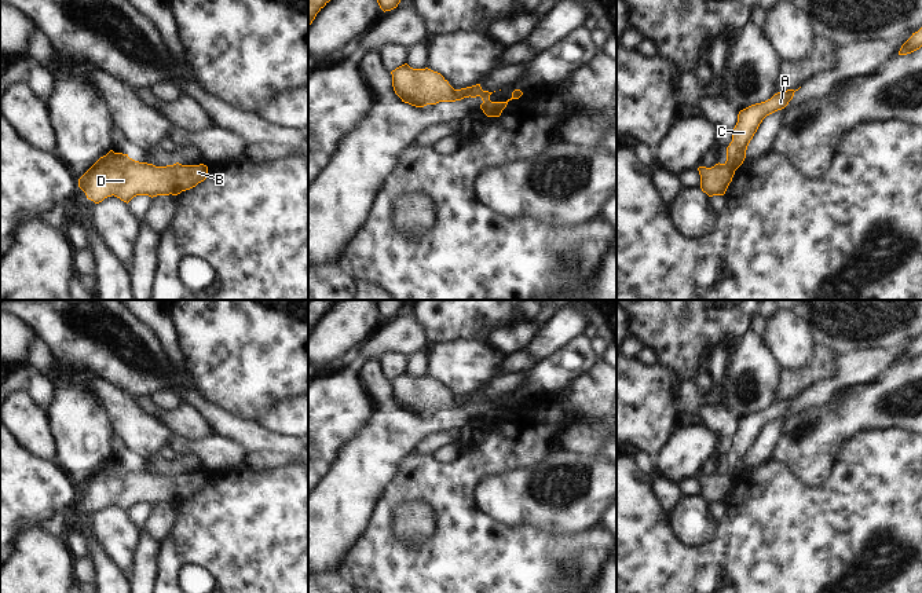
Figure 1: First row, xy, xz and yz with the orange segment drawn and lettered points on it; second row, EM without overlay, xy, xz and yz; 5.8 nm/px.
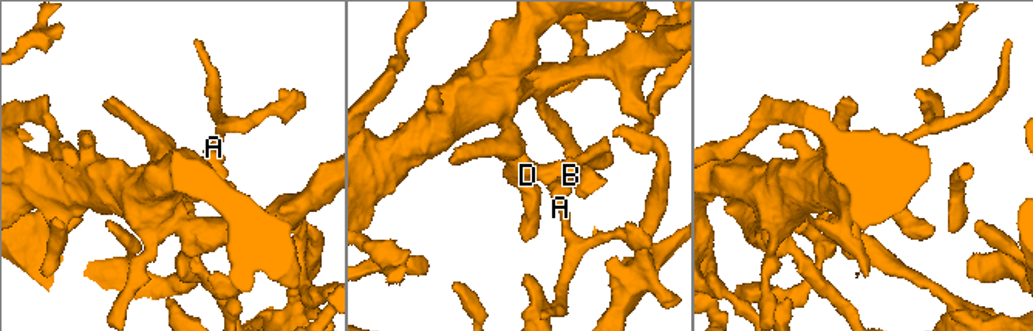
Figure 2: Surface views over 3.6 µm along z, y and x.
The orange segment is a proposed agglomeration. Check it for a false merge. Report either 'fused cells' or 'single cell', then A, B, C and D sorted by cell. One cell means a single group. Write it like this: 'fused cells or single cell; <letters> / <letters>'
fused cells; A C / B D

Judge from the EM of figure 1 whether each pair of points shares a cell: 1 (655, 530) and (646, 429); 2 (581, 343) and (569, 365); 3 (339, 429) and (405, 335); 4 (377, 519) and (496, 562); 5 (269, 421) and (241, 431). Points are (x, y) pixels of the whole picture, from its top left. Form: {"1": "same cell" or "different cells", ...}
{"1": "different cells", "2": "same cell", "3": "same cell", "4": "same cell", "5": "different cells"}

